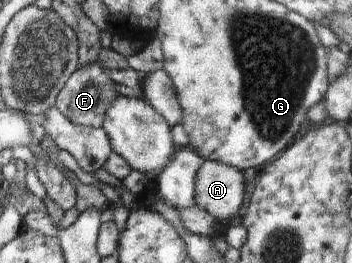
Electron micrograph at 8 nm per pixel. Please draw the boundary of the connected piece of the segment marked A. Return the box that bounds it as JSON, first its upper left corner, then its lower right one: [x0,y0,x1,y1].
[195,160,245,220]

